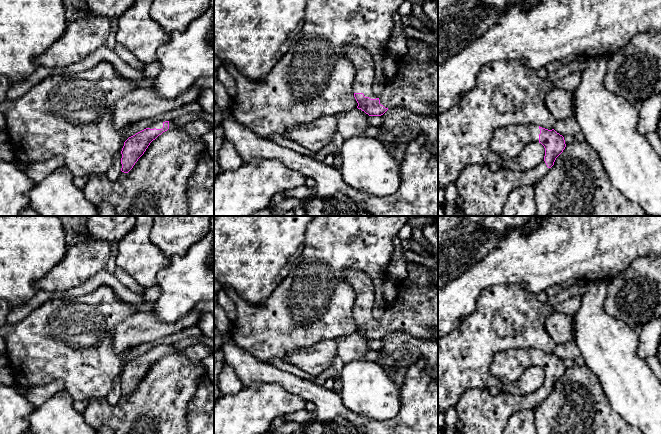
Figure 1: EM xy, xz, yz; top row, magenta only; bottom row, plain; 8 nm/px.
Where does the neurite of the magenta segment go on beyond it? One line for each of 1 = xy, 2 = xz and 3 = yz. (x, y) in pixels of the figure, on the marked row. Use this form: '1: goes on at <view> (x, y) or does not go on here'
1: goes on at xy (197, 128)
2: goes on at xz (415, 86)
3: goes on at yz (481, 191)

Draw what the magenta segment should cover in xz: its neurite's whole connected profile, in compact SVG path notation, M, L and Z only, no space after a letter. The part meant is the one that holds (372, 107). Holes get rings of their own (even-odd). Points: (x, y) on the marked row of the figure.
M411 39L407 42L407 53L399 59L396 75L387 79L385 89L378 98L371 92L375 70L370 53L363 48L347 45L342 48L342 53L356 69L353 93L358 103L357 108L369 116L381 116L394 107L407 108L414 113L428 115L431 114L431 107L438 105L438 64L427 43L418 39Z

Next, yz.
M510 125L497 130L491 139L491 149L494 153L498 154L503 160L510 159L517 156L524 146L530 142L539 142L545 148L544 160L541 164L526 171L511 171L504 166L500 166L497 171L493 171L486 164L475 164L466 166L460 173L456 182L457 187L457 204L462 209L465 216L502 216L503 208L510 196L512 190L520 186L533 186L535 187L541 179L550 171L554 165L556 158L563 152L566 147L564 137L557 133L554 129L548 130L538 125Z

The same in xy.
M202 119L191 121L185 125L176 125L172 121L156 122L148 128L129 137L122 148L121 171L128 173L138 159L144 154L150 143L167 130L183 129L193 138L201 138L214 125Z

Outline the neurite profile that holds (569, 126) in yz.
M572 117L556 121L554 130L563 137L567 135L575 136L578 132L580 132L580 127L575 118Z

